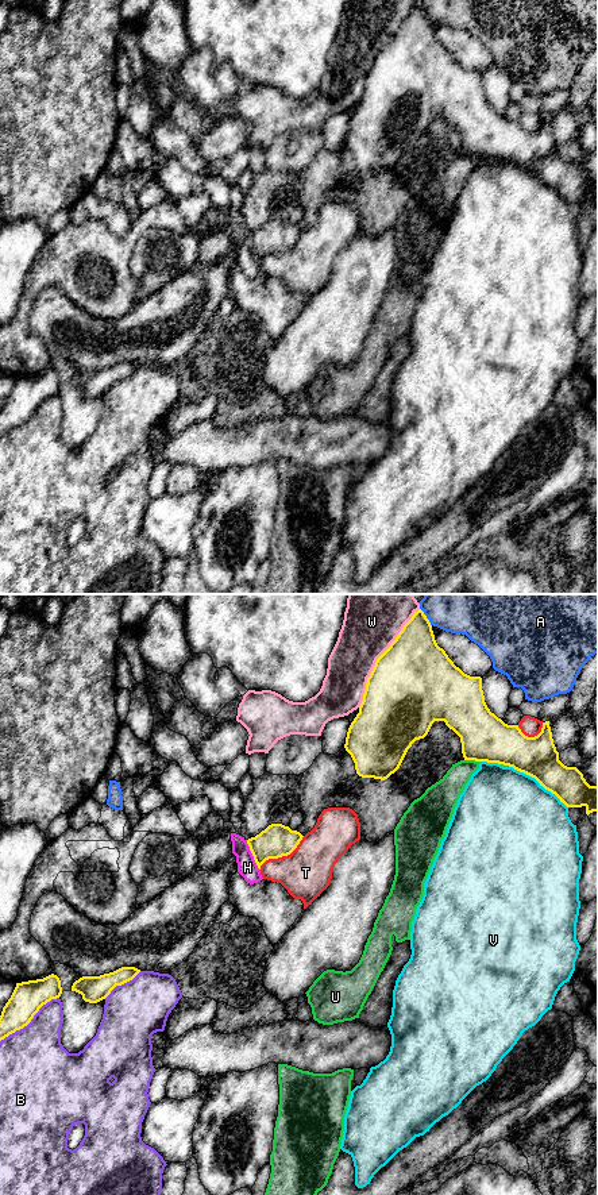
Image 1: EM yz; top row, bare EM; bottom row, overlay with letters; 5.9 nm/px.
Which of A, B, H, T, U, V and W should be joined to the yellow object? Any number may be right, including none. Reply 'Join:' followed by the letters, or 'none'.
Join: none

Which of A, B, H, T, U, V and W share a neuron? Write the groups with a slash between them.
A / B / H U / T / V / W

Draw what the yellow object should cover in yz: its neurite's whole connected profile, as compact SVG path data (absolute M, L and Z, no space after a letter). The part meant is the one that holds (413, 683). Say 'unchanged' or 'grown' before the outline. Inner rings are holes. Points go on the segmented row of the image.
unchanged; M418 609L377 659L344 748L359 776L385 780L400 768L408 749L428 735L435 721L444 721L460 737L464 760L513 767L535 778L567 807L585 806L587 816L598 812L598 786L590 786L576 767L559 760L549 721L543 722L537 736L528 737L518 725L508 725L491 713L485 702L482 678L470 676L454 664L437 645L429 620Z

